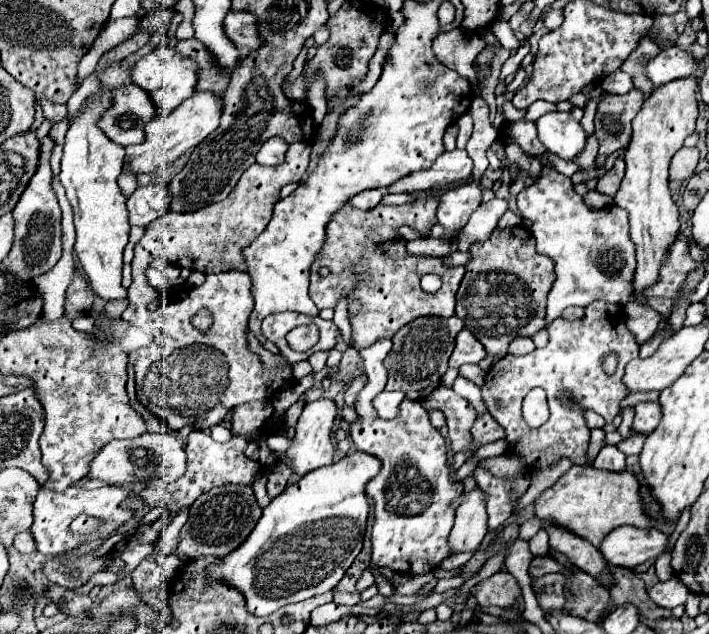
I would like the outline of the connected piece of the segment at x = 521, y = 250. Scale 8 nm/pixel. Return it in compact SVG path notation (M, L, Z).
M513 227L513 229L495 229L491 233L489 239L485 241L477 241L477 245L471 245L469 247L473 259L465 265L467 273L459 285L459 291L457 291L457 307L455 307L455 315L459 315L465 323L465 327L471 331L471 333L499 333L499 335L507 335L509 339L513 339L513 335L517 337L533 337L537 331L541 331L545 327L545 301L547 301L547 295L549 295L549 289L553 287L553 281L555 281L555 271L553 271L553 261L549 261L549 257L543 257L541 253L537 253L535 249L535 241L533 241L533 235L525 229L525 227Z

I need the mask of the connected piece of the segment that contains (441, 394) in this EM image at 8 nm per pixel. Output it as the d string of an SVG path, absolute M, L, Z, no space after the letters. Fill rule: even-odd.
M439 385L437 391L433 391L425 401L421 401L423 409L433 411L439 409L447 417L447 427L449 427L449 439L451 439L451 449L453 451L463 451L469 447L471 437L469 429L477 417L477 411L469 401L459 397L453 389Z

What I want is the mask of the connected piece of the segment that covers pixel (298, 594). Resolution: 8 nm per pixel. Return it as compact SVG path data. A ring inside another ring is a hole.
M355 451L329 467L321 467L307 473L295 485L289 485L263 509L263 515L249 539L239 549L223 557L217 565L211 565L209 575L239 589L247 599L249 611L259 617L267 617L283 605L299 603L313 595L331 591L343 579L345 571L351 567L353 559L361 551L369 515L365 485L371 477L377 475L379 469L381 463L377 461L377 457Z

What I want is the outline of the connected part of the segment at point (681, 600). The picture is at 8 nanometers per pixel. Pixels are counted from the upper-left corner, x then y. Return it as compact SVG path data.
M673 577L673 579L665 581L665 583L657 583L647 593L649 593L649 599L657 607L673 609L677 605L685 605L685 599L689 595L689 589L685 589L685 585L681 585L681 581L677 577Z

